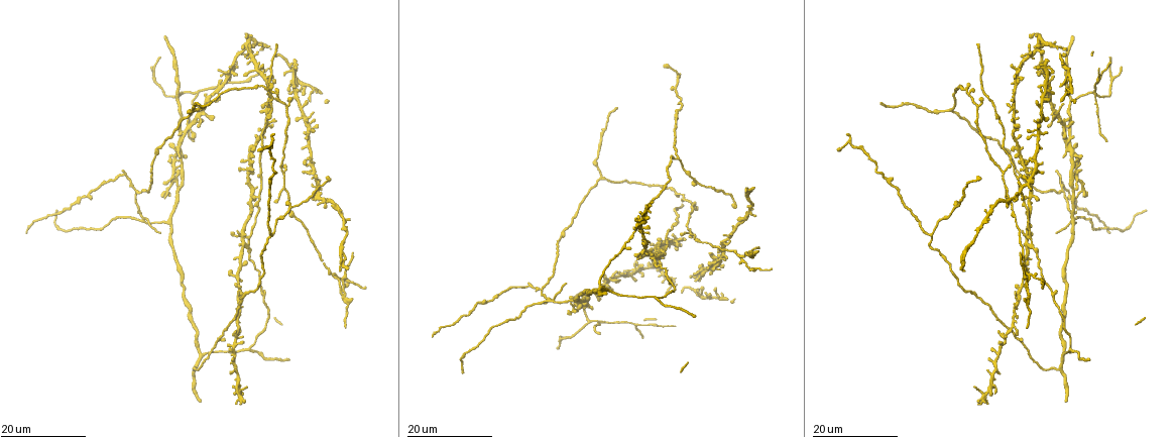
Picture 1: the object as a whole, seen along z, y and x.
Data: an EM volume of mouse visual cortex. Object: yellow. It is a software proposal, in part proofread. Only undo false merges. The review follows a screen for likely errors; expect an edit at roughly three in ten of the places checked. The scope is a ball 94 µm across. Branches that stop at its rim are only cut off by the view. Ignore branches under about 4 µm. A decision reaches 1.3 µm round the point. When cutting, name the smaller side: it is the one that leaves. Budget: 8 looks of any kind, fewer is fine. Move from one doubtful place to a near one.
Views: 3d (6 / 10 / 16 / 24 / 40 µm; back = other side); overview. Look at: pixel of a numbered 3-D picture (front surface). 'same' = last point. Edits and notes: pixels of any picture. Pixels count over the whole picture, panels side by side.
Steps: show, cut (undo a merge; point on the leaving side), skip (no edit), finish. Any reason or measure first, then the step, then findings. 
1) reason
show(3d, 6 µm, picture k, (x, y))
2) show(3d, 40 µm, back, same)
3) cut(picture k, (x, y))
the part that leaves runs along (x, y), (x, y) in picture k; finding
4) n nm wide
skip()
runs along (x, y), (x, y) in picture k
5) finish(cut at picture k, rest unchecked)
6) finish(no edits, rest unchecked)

three-way junction
show(3d, 24 µm, picture 1, (542, 287))

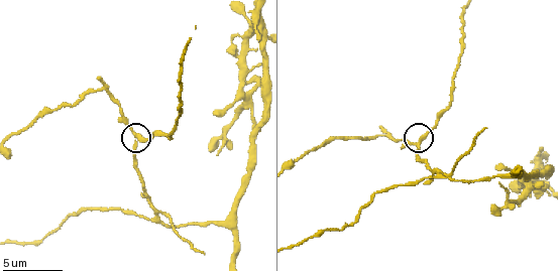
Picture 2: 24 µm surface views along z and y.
show(3d, 10 µm, picture 2, (136, 132))

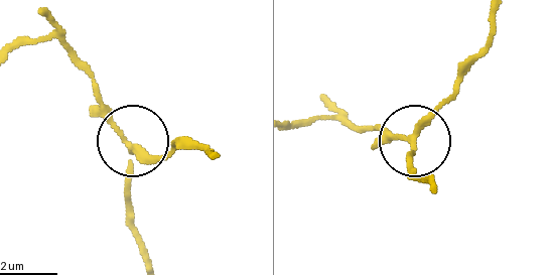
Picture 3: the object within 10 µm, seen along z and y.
skip()
runs along (144, 259), (128, 193), (128, 136), (80, 66) in picture 3; continuous, no second cell

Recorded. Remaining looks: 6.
three arms meet
show(3d, 24 µm, picture 1, (196, 93))

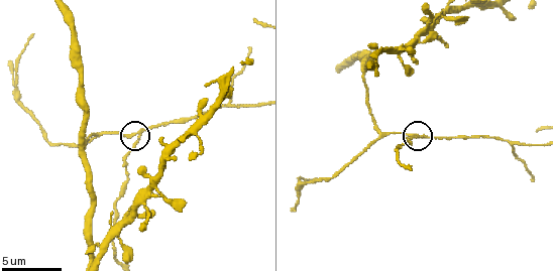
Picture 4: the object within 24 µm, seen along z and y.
show(3d, 10 µm, picture 4, (137, 138))

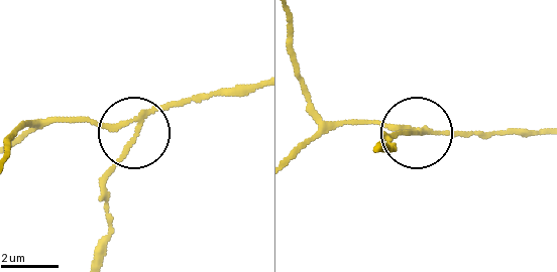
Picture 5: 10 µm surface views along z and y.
show(3d, 6 µm, picture 5, (417, 132))

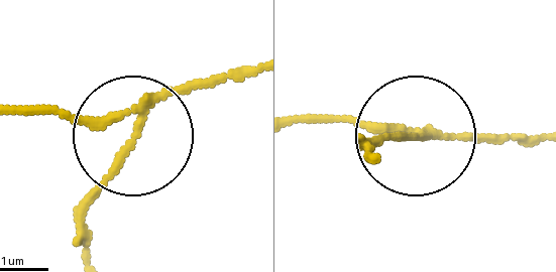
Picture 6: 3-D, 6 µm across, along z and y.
3 arms
cut(picture 6, (110, 177))
a second cell is stuck on

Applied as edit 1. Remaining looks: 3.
four or more arms meet
show(3d, 6 µm, picture 4, (373, 62))

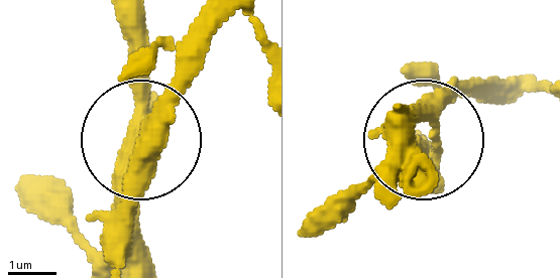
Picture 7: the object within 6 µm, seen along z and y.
show(3d, 6 µm, back, picture 7, (134, 127))

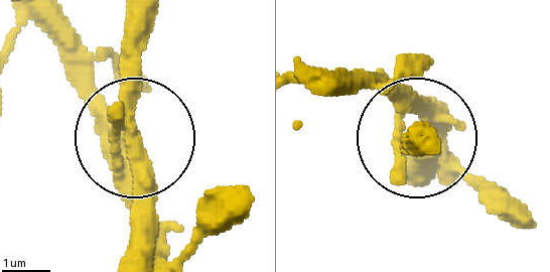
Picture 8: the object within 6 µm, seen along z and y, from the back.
330 nm wide
skip()
runs along (122, 256), (130, 19) in picture 8; one cell here

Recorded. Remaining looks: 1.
three-way junction
show(3d, 16 µm, picture 4, (229, 102))

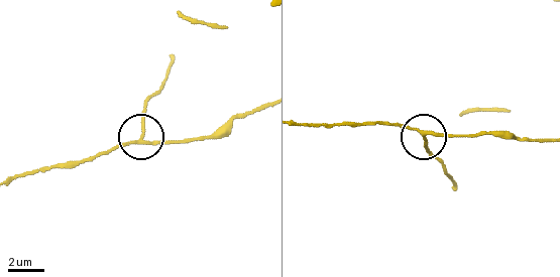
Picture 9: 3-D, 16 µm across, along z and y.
side arm 11 µm
skip()
runs along (18, 177), (69, 168), (136, 140), (194, 142) in picture 9; all the same cell

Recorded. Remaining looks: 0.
finish(cut at picture 6, rest unchecked)

